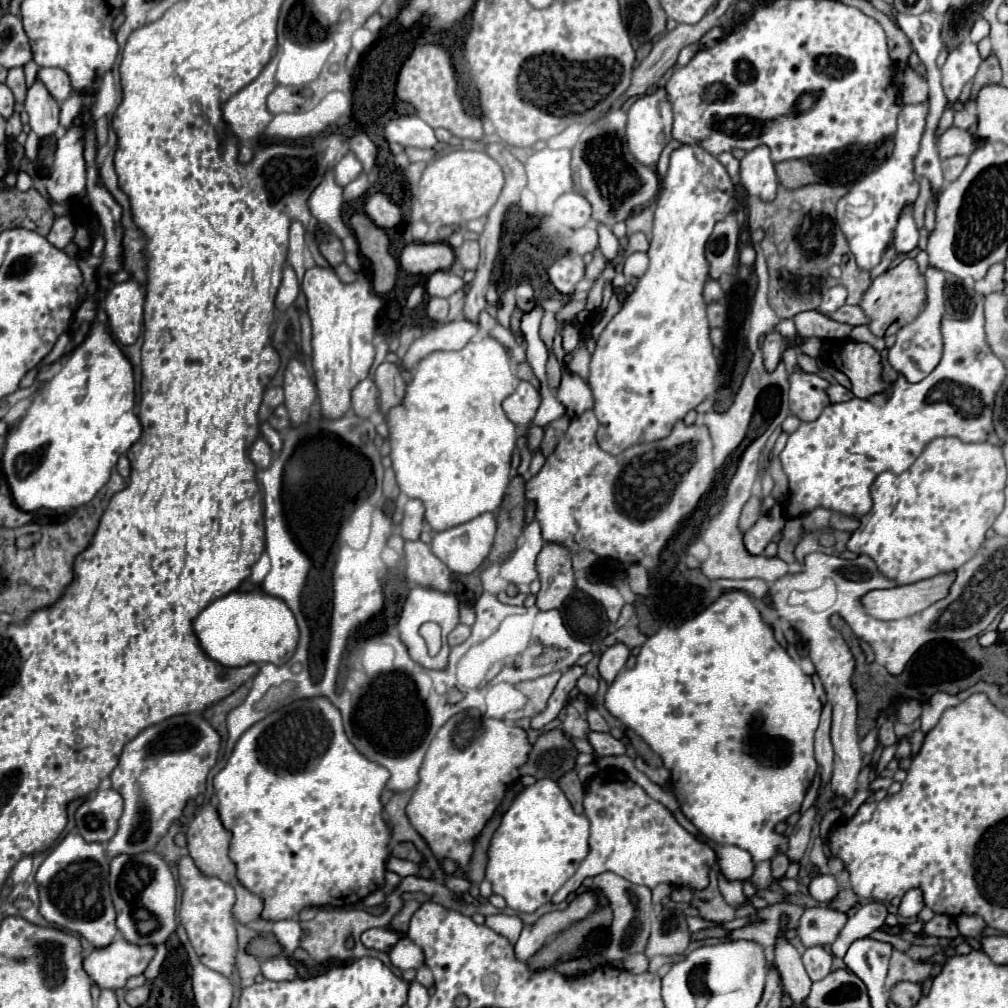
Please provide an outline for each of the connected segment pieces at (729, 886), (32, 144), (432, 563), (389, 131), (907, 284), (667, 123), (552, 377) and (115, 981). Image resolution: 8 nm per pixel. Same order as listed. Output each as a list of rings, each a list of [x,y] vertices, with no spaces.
[[[718,870],[718,882],[720,882],[720,892],[724,896],[724,900],[732,906],[732,908],[738,908],[742,906],[742,902],[746,900],[744,892],[742,892],[742,882],[740,880],[728,880],[720,874]]]
[[[31,131],[28,134],[26,146],[24,146],[24,148],[26,148],[26,158],[28,158],[31,162],[35,162],[37,159],[39,144],[40,140],[38,139],[38,136]]]
[[[422,540],[404,542],[406,556],[406,578],[410,584],[432,586],[436,590],[450,592],[450,570],[440,562],[428,544]]]
[[[398,116],[384,126],[384,136],[388,142],[396,142],[412,148],[434,148],[434,130],[418,116]]]
[[[904,258],[896,268],[884,272],[882,276],[878,276],[870,288],[866,290],[862,302],[860,302],[860,308],[864,310],[864,314],[870,318],[870,332],[874,336],[888,336],[890,332],[894,332],[894,328],[900,328],[908,322],[912,322],[922,306],[924,306],[924,300],[926,300],[926,282],[924,282],[924,276],[918,272],[918,264],[916,260],[912,258]]]
[[[664,88],[656,90],[654,94],[644,94],[640,96],[628,110],[628,126],[626,126],[626,136],[628,136],[628,148],[632,156],[644,164],[644,166],[654,166],[660,158],[662,148],[672,140],[672,104],[668,102],[668,94]]]
[[[550,352],[550,358],[548,358],[548,364],[546,364],[546,374],[548,374],[548,386],[550,388],[558,388],[560,380],[562,380],[562,368],[556,360],[556,356]]]
[[[120,938],[106,946],[104,950],[94,950],[84,960],[84,970],[90,978],[102,988],[124,988],[126,980],[138,976],[146,970],[150,960],[156,954],[156,946],[152,944],[130,944],[128,940]]]

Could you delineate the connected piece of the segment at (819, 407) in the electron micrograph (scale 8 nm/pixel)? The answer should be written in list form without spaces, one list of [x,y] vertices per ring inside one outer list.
[[[800,366],[790,374],[790,410],[800,420],[816,420],[818,414],[828,406],[826,388],[830,386],[818,374],[804,372]]]

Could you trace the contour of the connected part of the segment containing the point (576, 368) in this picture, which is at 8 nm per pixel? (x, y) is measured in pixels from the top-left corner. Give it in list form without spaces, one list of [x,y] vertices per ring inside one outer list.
[[[580,342],[580,346],[572,352],[572,362],[570,362],[570,372],[578,374],[582,380],[588,382],[588,364],[590,364],[590,352],[586,350],[586,344]]]

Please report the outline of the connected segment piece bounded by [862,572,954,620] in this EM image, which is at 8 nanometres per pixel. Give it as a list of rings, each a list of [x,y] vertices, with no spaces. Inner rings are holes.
[[[954,572],[940,574],[936,578],[908,586],[896,586],[892,590],[872,590],[862,598],[862,606],[878,620],[900,620],[912,616],[924,610],[924,606],[936,602],[936,598],[944,598],[944,594],[948,594],[948,582],[952,582],[952,574]]]

